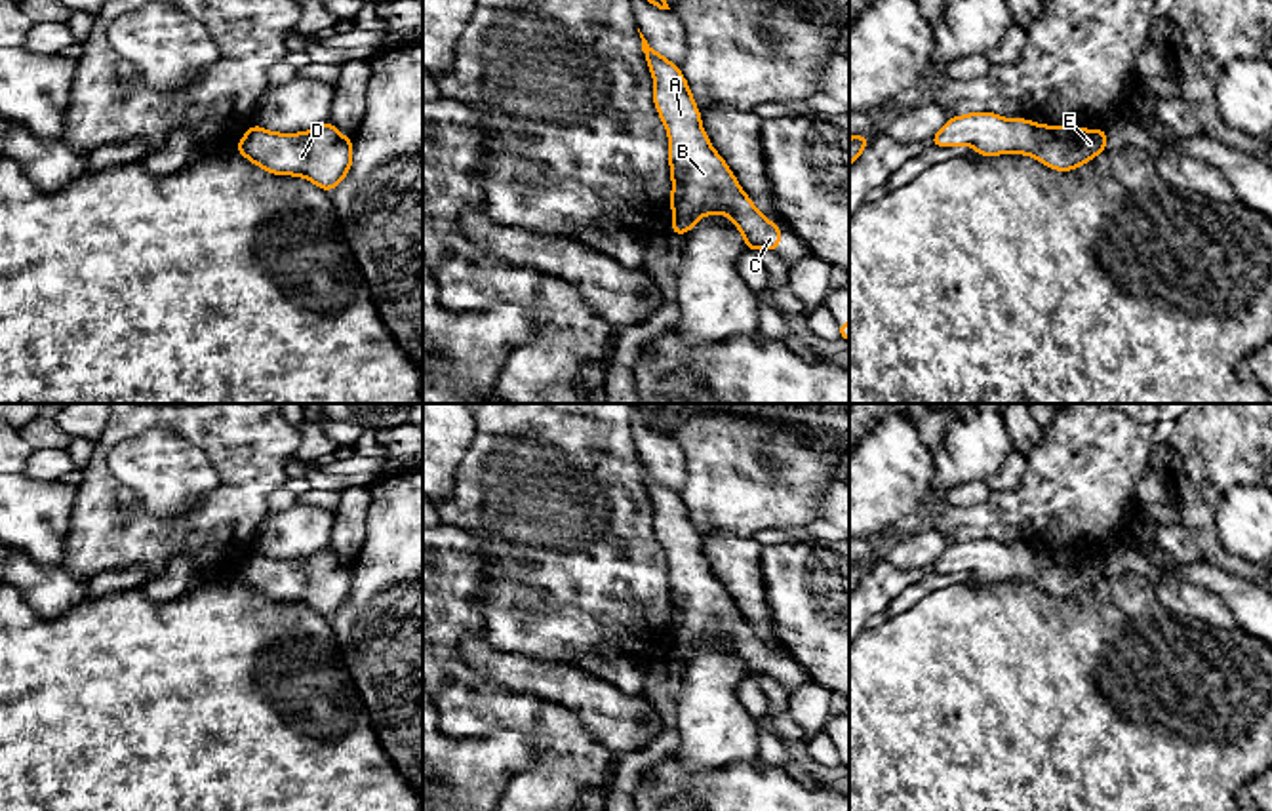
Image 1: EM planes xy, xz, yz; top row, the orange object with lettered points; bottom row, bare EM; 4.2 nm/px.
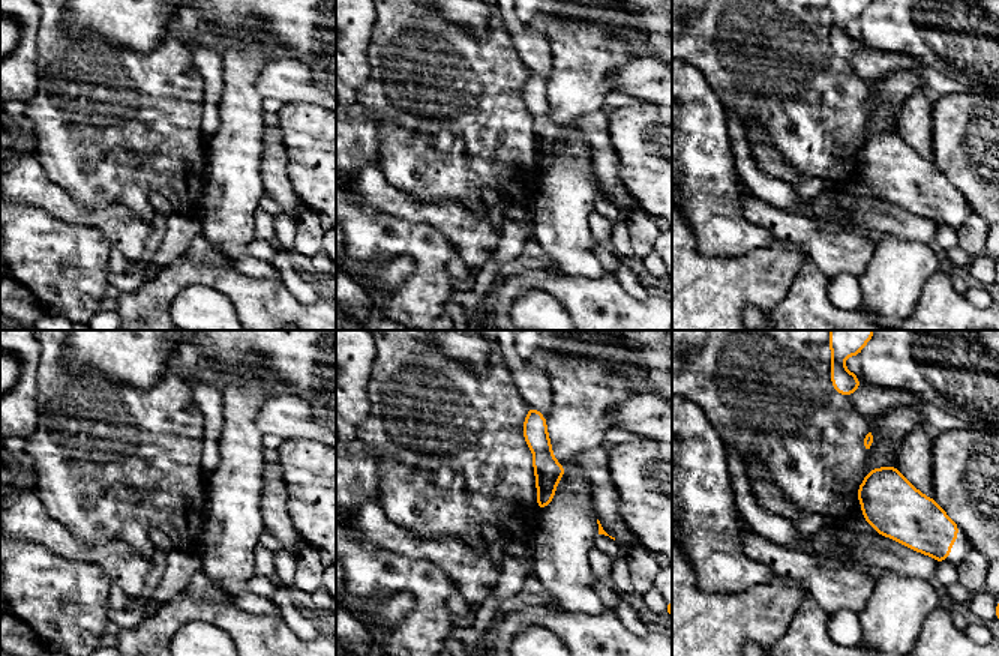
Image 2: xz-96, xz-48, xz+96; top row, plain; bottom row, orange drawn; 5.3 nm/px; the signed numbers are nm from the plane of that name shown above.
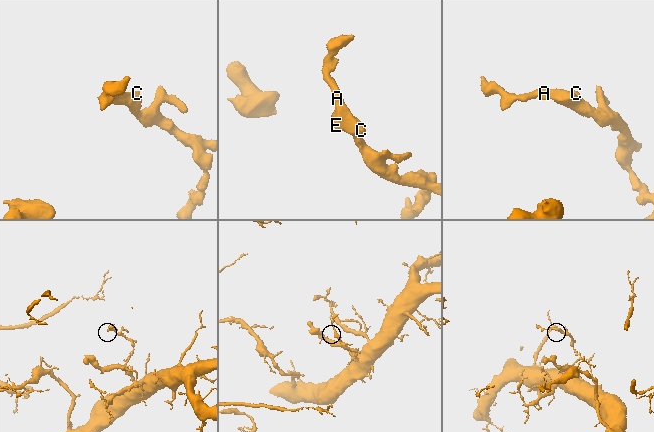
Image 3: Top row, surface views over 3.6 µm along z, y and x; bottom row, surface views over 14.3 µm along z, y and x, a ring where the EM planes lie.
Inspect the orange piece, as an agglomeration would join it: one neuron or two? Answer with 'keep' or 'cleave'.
keep

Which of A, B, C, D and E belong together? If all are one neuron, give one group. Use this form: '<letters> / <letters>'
A B C D E

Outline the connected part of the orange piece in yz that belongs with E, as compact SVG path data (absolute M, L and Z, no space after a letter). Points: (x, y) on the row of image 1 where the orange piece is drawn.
M986 110L952 116L931 137L931 147L962 145L973 147L979 156L1026 154L1055 171L1072 171L1108 148L1104 128L1051 128Z

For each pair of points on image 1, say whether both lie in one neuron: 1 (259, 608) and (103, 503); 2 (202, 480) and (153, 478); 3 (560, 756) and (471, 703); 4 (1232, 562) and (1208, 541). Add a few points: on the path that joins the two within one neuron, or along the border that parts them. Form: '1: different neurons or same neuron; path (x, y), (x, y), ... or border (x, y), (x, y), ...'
1: different neurons; border (235, 572), (223, 575)
2: same neuron; path (191, 478), (164, 478)
3: same neuron; path (539, 733), (516, 711), (494, 709)
4: same neuron; path (1225, 562), (1210, 549)

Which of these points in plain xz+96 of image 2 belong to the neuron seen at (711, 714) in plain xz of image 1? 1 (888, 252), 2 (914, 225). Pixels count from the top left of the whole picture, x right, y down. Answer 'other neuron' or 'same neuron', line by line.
1: same neuron
2: other neuron

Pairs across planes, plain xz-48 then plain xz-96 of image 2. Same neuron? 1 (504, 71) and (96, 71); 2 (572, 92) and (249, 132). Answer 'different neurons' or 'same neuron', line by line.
1: same neuron
2: same neuron

